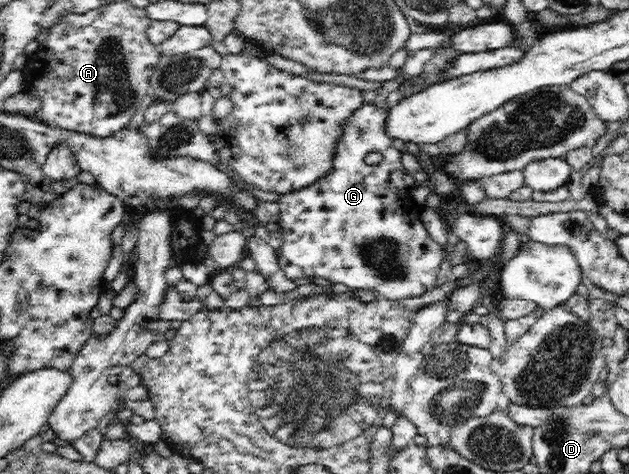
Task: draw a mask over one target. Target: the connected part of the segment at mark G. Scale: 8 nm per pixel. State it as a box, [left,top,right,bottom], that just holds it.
[278,104,444,301]

